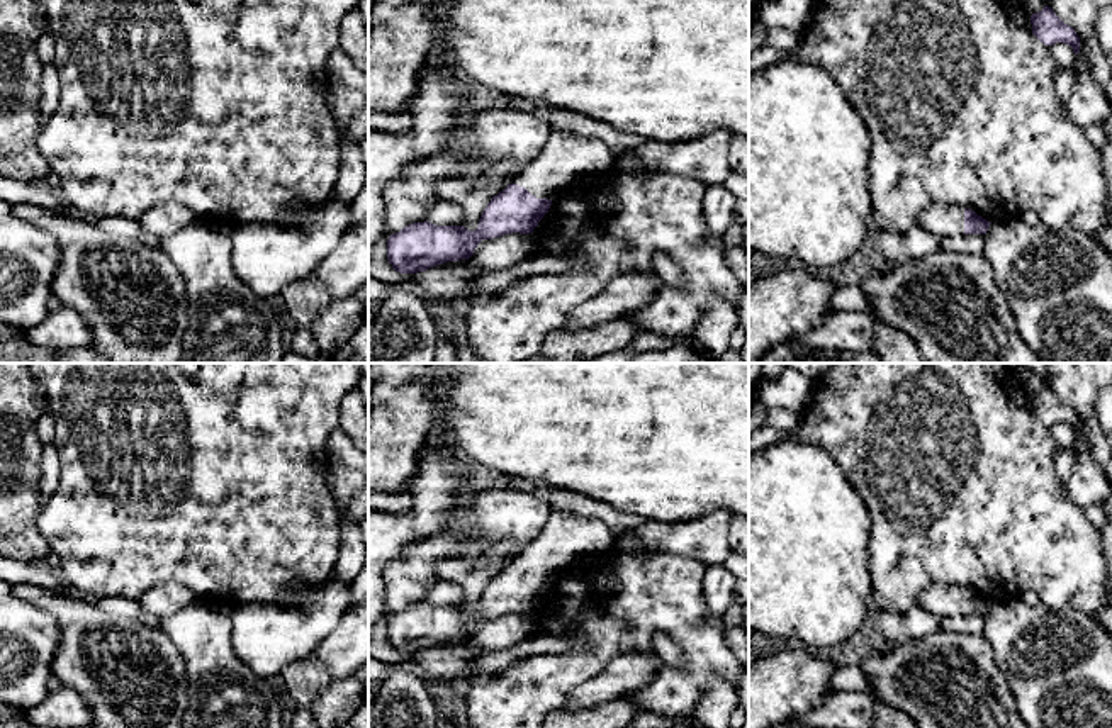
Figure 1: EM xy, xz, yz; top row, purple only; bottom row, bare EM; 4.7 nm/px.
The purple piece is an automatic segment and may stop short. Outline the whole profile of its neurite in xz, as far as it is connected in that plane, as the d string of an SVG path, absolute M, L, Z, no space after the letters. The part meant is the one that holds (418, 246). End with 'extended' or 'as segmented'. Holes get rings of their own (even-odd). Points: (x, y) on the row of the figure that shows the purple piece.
M552 131L543 151L484 209L475 231L463 226L435 226L414 222L387 239L387 260L399 273L426 272L431 266L469 260L482 239L511 232L530 234L548 212L552 200L582 175L599 175L615 165L615 154L594 137L581 137L565 131Z; extended

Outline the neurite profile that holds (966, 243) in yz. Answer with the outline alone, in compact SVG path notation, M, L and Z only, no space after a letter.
M954 234L942 238L942 249L961 253L981 253L985 234Z

